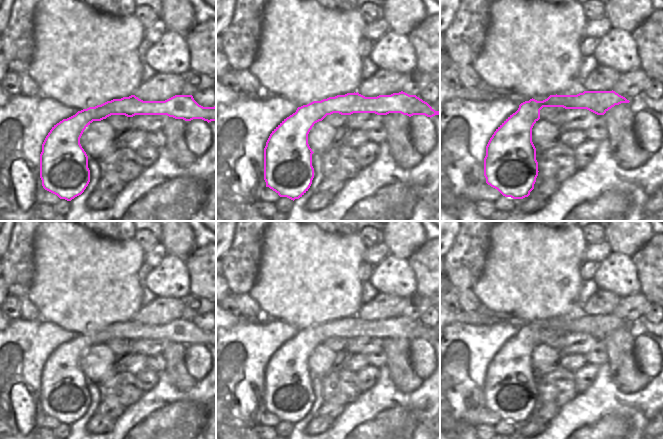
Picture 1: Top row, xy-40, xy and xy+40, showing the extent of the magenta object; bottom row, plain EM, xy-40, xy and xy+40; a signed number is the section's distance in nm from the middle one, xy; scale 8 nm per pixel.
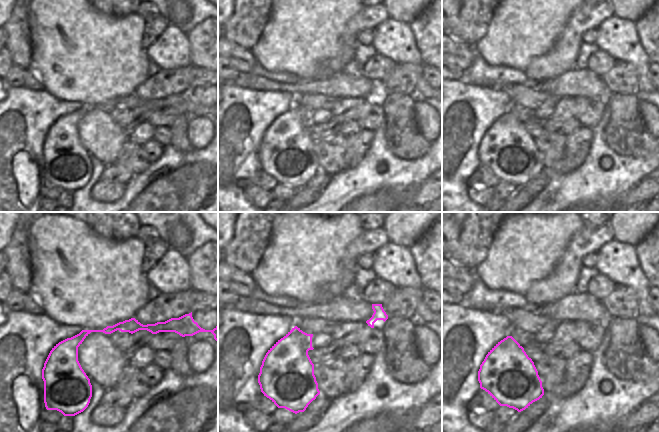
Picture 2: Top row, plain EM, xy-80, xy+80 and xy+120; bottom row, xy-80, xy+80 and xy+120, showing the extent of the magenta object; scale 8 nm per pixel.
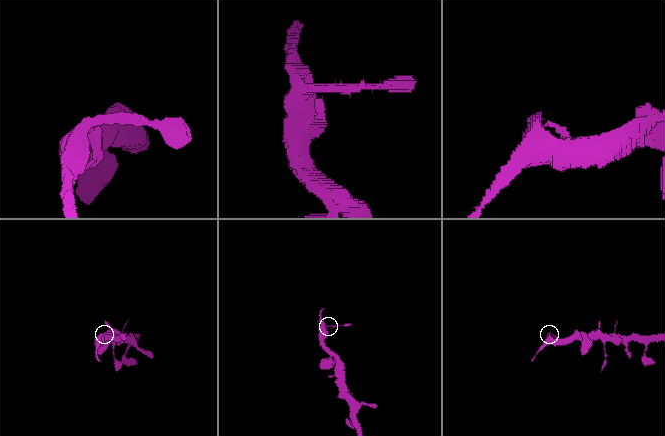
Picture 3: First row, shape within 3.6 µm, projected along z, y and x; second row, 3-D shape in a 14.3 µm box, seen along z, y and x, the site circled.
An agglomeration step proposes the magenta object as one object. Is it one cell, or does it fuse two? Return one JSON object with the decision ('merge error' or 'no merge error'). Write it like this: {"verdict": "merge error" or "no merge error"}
{"verdict": "no merge error"}

